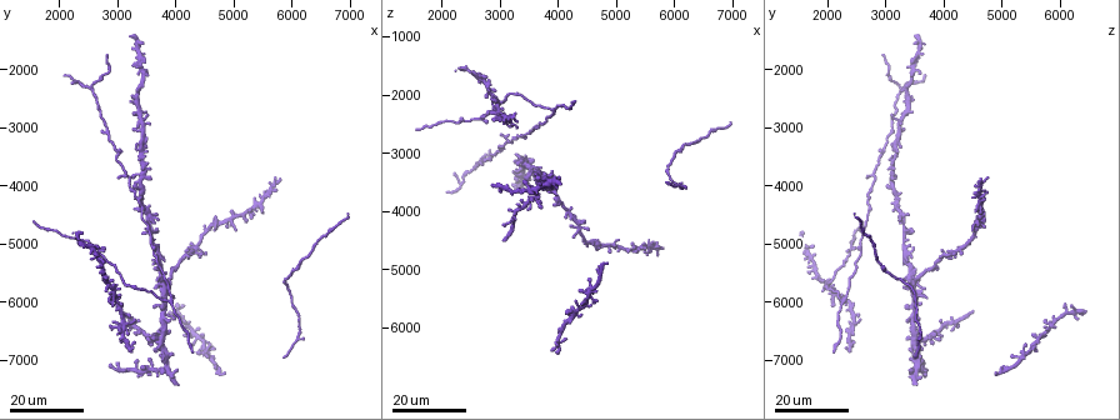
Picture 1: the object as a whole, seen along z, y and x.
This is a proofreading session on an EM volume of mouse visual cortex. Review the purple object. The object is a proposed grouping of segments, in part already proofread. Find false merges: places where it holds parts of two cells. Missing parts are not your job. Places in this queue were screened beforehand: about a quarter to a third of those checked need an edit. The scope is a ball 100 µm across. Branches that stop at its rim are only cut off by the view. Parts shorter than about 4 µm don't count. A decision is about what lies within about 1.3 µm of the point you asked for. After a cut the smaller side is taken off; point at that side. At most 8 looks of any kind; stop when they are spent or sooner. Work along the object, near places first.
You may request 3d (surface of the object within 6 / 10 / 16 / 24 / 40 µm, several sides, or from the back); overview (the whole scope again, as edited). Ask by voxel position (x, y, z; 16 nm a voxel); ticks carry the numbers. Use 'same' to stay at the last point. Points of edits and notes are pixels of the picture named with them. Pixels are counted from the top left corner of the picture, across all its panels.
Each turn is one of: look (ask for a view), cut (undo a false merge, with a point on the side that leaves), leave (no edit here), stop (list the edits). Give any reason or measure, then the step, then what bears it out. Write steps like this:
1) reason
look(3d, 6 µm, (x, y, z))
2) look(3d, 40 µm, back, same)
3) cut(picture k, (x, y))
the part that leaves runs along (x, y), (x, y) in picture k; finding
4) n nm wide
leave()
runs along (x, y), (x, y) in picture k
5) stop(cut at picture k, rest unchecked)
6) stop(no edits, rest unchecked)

arms part here
look(3d, 16 µm, (2550, 2300, 3250))

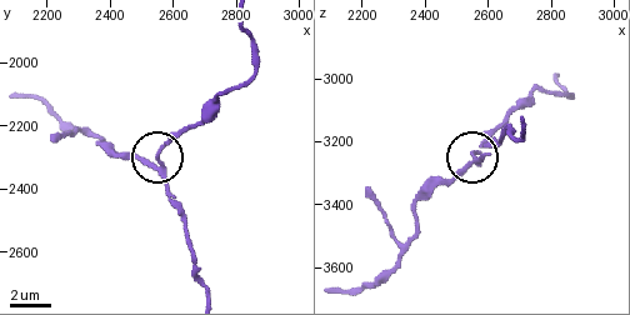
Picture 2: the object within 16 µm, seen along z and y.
look(3d, 10 µm, (2530, 2320, 3270))

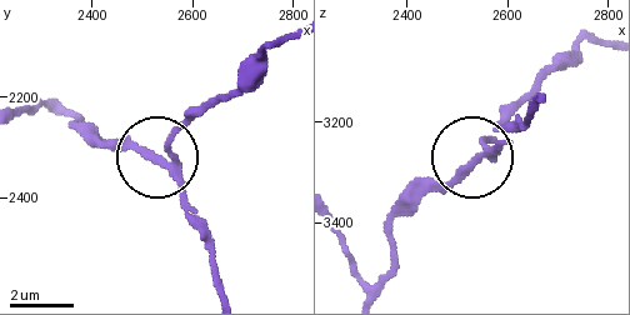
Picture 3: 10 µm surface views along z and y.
leave()
runs along (224, 294), (205, 221), (175, 173), (98, 135) in picture 3; one cell here

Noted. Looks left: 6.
look(3d, 24 µm, (2800, 3000, 3100))

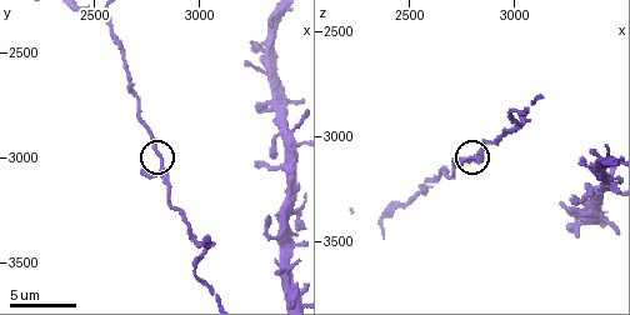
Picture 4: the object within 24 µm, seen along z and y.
look(3d, 10 µm, (2820, 3050, 3100))

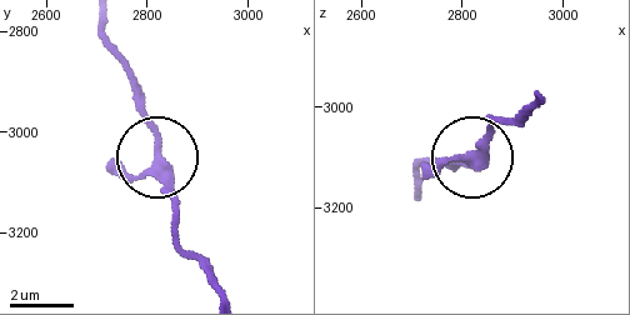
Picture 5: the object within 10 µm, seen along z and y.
270 nm wide
leave()
all the same cell

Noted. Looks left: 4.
sudden change in width
look(3d, 24 µm, (3200, 5750, 2000))

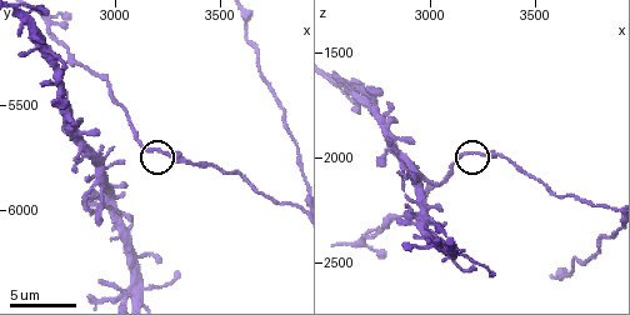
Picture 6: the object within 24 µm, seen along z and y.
zoom in
look(3d, 6 µm, (3230, 5730, 1980))

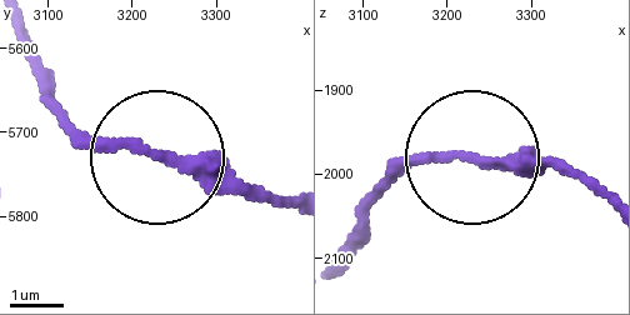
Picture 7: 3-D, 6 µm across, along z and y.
leave()
runs along (285, 200), (83, 138), (48, 106) in picture 7; continuous, no second cell

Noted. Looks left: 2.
look(3d, 24 µm, (3850, 5950, 2250))

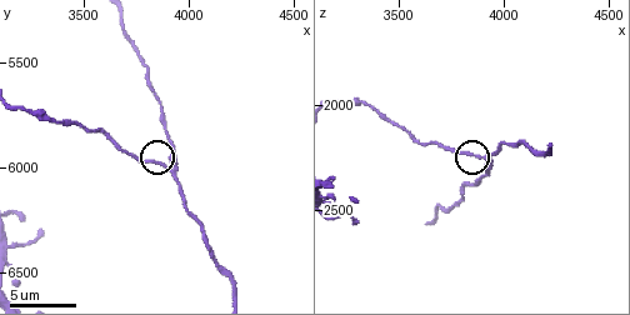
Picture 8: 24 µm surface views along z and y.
look(3d, 6 µm, (3870, 5990, 2250))

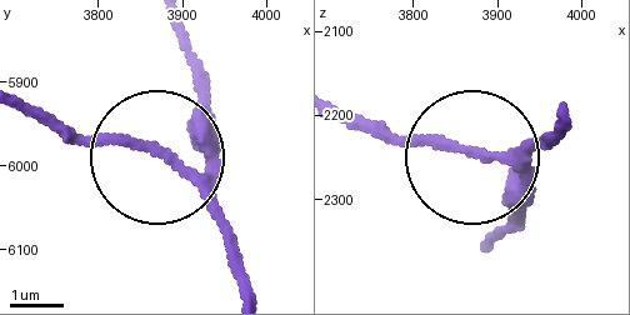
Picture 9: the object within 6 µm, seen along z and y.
side arm 17 µm
leave()
one cell here

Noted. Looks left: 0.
stop(no edits, rest unchecked)

